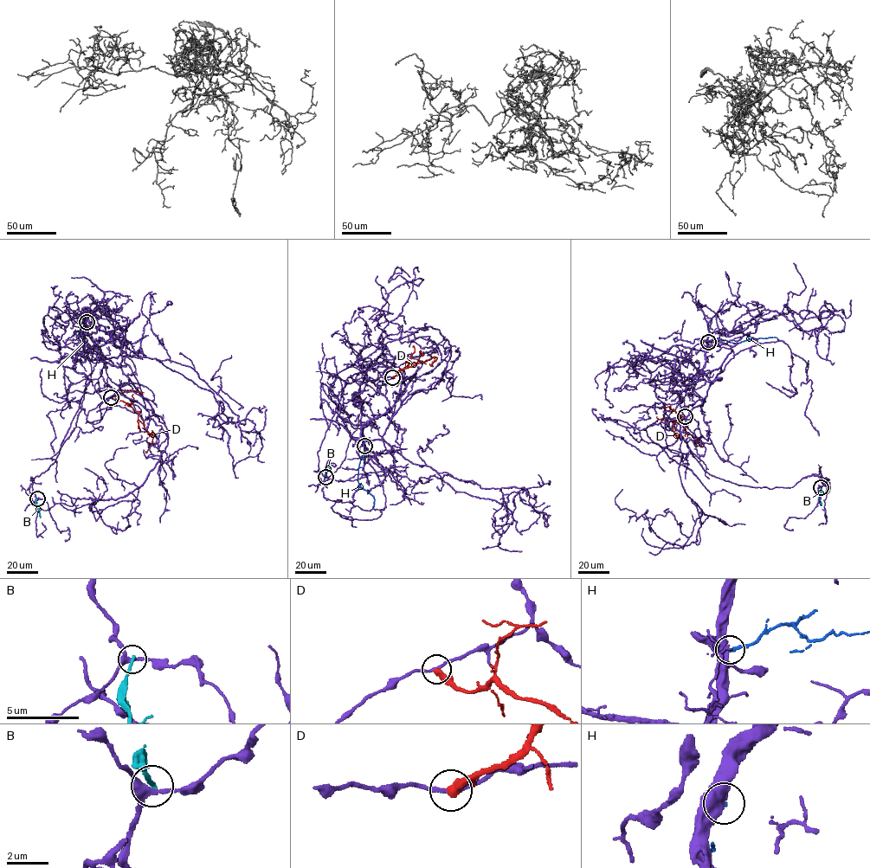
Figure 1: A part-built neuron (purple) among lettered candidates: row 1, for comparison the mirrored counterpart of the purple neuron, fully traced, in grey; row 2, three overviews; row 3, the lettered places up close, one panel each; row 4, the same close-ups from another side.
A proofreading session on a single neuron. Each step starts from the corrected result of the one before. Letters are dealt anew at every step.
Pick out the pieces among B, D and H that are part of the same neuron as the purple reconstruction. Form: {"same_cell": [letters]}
{"same_cell": []}

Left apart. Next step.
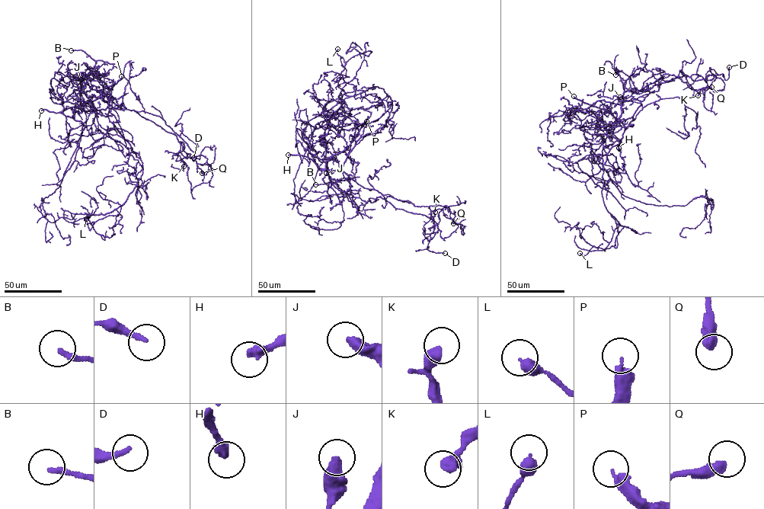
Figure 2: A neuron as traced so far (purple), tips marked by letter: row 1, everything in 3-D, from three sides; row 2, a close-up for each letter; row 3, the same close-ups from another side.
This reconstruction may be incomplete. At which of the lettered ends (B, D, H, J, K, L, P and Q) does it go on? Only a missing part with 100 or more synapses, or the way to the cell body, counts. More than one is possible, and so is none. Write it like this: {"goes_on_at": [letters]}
{"goes_on_at": ["H", "P"]}

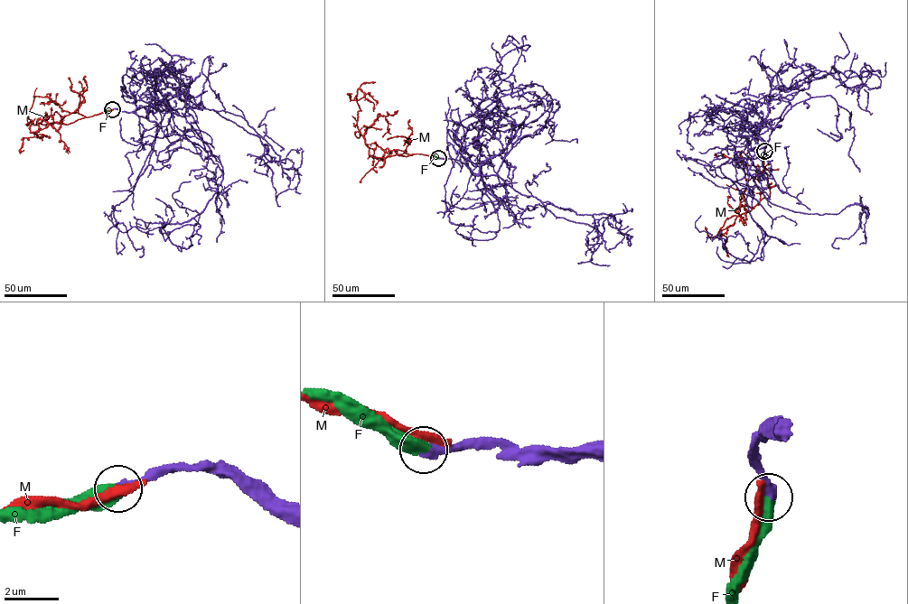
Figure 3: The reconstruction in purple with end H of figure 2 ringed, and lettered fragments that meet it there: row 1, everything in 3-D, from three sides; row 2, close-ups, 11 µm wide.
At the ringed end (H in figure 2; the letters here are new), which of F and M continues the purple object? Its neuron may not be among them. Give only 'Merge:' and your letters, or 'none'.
Merge: F

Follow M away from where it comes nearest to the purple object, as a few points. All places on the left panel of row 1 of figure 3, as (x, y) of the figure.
M: (113, 109), (68, 124), (34, 125), (31, 119), (30, 132), (37, 136), (23, 139), (19, 150), (23, 150)

